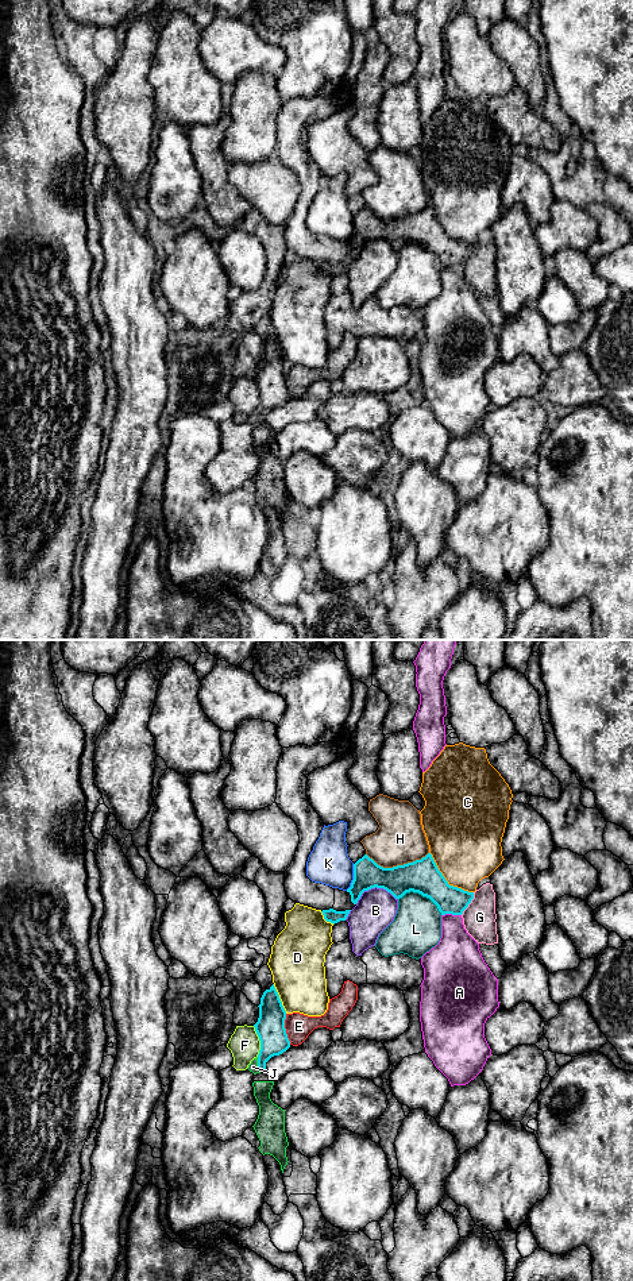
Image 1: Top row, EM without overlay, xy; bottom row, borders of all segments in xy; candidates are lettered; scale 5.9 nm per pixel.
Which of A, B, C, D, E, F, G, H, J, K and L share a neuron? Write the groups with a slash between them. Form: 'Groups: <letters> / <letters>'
Groups: A / B / C / D / E / F / G / H / J / K / L

